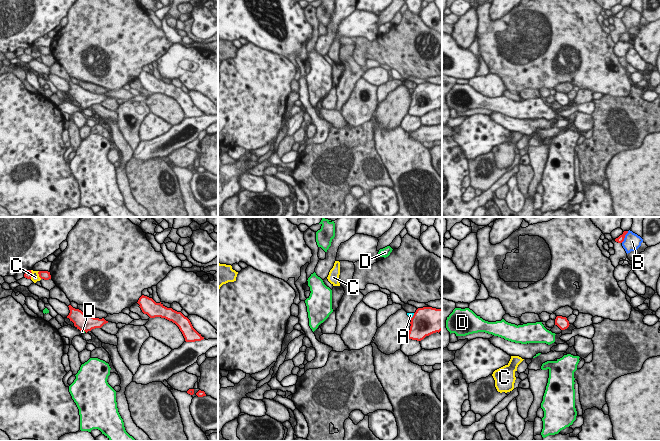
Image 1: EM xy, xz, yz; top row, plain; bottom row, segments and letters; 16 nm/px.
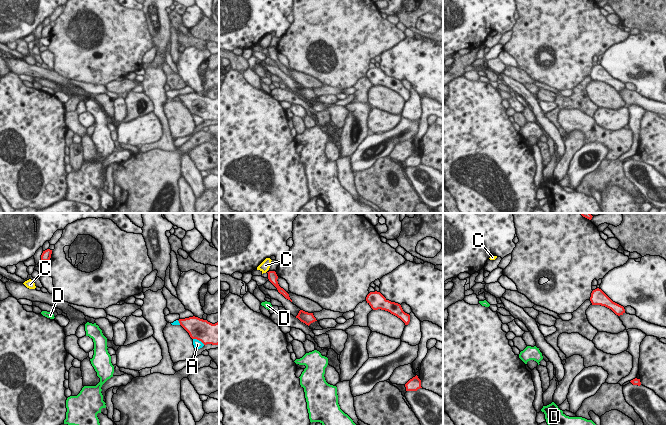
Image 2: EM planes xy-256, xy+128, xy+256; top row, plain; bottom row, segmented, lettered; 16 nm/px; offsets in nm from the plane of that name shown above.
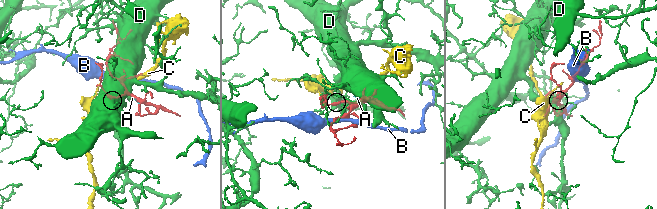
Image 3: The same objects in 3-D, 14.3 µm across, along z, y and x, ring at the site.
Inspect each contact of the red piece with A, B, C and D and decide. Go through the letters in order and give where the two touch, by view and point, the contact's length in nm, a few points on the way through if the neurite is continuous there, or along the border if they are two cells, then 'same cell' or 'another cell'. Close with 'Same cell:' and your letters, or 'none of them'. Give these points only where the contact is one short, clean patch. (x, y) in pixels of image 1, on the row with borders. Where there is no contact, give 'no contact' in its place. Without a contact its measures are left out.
A: contact xz (413, 316); length 110 nm; another cell
B: contact yz (624, 237); length 220 nm; another cell
C: contact xy (39, 275); length 140 nm; border xy (38, 271), (38, 275), (41, 278); another cell
D: contact xy (84, 330); length 70 nm; way xy (83, 322), (84, 330), (82, 331); same cell
Same cell: D

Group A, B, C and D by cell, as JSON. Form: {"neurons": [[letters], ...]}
{"neurons": [["A"], ["B"], ["C"], ["D"]]}

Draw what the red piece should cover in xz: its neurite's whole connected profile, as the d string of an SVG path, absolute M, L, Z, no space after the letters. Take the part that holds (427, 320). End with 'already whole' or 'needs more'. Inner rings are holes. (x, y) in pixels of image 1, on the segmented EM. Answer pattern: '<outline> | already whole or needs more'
M418 308L411 318L408 338L421 341L426 336L442 330L442 309Z | already whole

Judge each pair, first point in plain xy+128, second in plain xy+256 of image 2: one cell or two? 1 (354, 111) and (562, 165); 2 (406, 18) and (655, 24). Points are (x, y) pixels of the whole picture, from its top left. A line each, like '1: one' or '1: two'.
1: one
2: one

